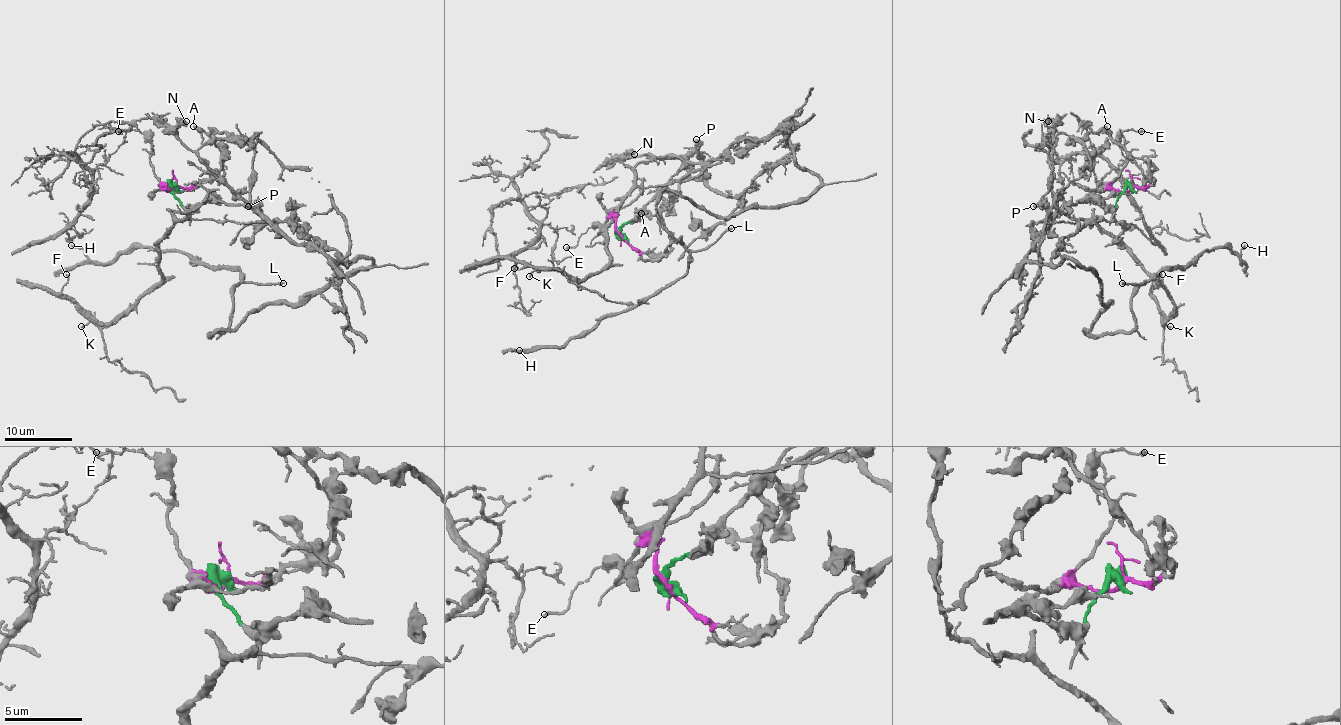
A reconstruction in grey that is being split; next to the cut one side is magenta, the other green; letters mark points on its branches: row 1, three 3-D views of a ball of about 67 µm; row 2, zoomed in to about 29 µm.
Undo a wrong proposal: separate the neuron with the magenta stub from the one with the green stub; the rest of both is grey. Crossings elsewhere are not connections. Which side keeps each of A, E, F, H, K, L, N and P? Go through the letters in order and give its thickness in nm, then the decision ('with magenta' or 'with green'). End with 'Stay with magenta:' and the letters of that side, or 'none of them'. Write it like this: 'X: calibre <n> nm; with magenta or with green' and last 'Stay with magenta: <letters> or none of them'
A: calibre 320 nm; with magenta
E: calibre 190 nm; with magenta
F: calibre 140 nm; with green
H: calibre 180 nm; with green
K: calibre 130 nm; with green
L: calibre 240 nm; with green
N: calibre 650 nm; with green
P: calibre 320 nm; with magenta
Stay with magenta: A, E, P

